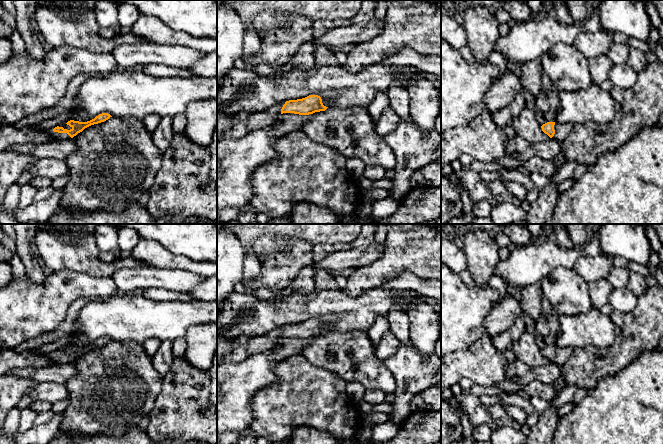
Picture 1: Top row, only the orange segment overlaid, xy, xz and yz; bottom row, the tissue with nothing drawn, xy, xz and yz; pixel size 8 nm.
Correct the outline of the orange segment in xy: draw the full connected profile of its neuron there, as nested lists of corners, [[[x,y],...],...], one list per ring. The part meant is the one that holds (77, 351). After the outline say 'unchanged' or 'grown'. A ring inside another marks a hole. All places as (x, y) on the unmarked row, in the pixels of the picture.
[[[102,337],[96,340],[94,343],[87,346],[79,346],[70,344],[67,347],[61,348],[54,353],[47,353],[45,356],[50,359],[52,364],[66,364],[71,363],[78,357],[82,356],[85,352],[104,346],[112,341],[108,337]]]; grown

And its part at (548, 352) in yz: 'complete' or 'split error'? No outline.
split error

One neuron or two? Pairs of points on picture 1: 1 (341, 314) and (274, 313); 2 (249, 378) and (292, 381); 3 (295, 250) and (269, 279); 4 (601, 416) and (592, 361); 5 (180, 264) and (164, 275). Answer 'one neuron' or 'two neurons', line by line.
1: one neuron
2: two neurons
3: one neuron
4: two neurons
5: two neurons

